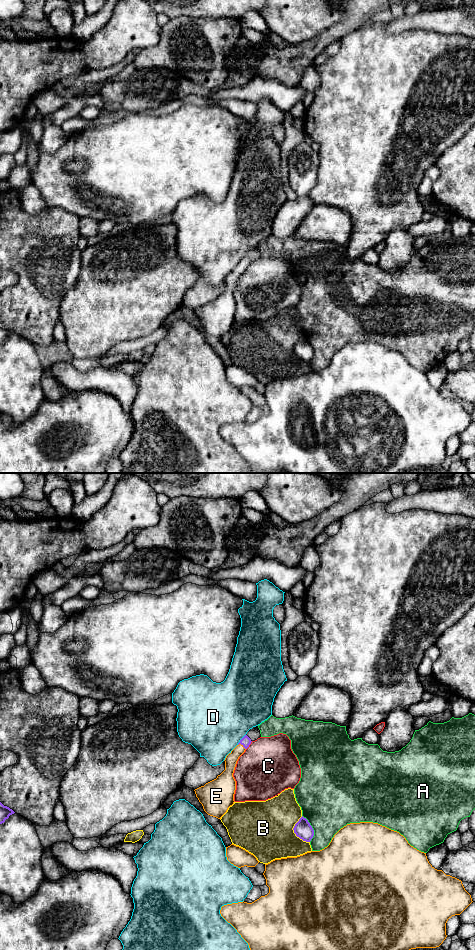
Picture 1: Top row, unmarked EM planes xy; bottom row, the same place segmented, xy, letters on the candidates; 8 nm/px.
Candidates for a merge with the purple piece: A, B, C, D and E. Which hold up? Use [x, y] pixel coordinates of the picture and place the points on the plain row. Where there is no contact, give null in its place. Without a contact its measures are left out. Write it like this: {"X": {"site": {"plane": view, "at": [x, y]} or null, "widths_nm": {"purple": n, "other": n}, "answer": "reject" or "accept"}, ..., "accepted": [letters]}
{"A": {"site": {"plane": "xy", "at": [312, 348]}, "widths_nm": {"purple": 140, "other": 460}, "answer": "reject"}, "B": {"site": {"plane": "xy", "at": [294, 352]}, "widths_nm": {"purple": 140, "other": 440}, "answer": "reject"}, "C": {"site": {"plane": "xy", "at": [249, 264]}, "widths_nm": {"purple": 80, "other": 460}, "answer": "reject"}, "D": {"site": {"plane": "xy", "at": [241, 259]}, "widths_nm": {"purple": 80, "other": 500}, "answer": "reject"}, "E": {"site": {"plane": "xy", "at": [243, 266]}, "widths_nm": {"purple": 80, "other": 100}, "answer": "reject"}, "accepted": []}

